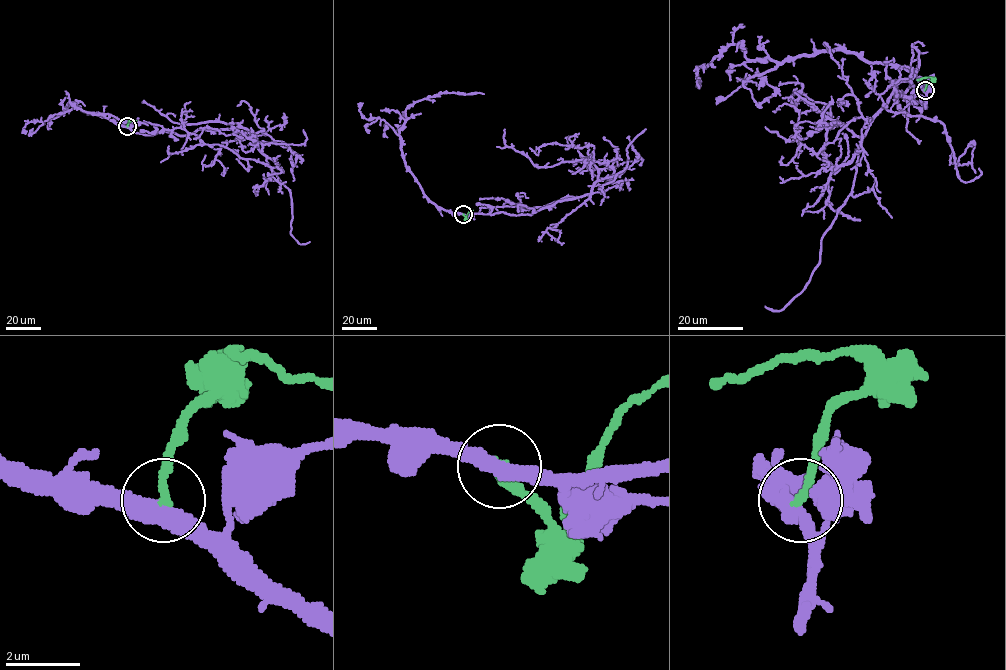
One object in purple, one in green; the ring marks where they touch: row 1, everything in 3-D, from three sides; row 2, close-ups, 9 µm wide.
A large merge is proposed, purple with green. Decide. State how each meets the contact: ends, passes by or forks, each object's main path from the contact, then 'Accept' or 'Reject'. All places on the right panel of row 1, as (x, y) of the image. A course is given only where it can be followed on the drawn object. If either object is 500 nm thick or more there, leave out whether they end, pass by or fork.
At the ring purple passes by. At the ring green ends. Course of purple: (925, 90), (927, 107), (893, 93), (837, 167), (821, 151), (835, 124), (800, 140), (765, 126). Course of green: (925, 90), (931, 79), (917, 79). Reject

